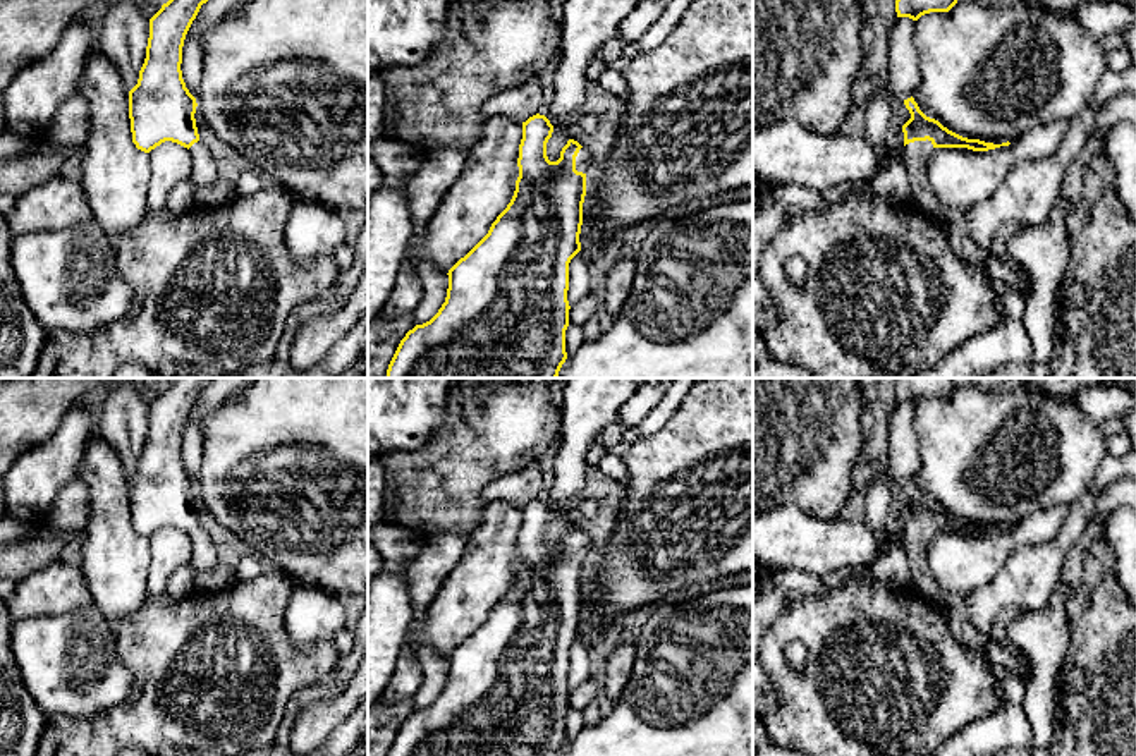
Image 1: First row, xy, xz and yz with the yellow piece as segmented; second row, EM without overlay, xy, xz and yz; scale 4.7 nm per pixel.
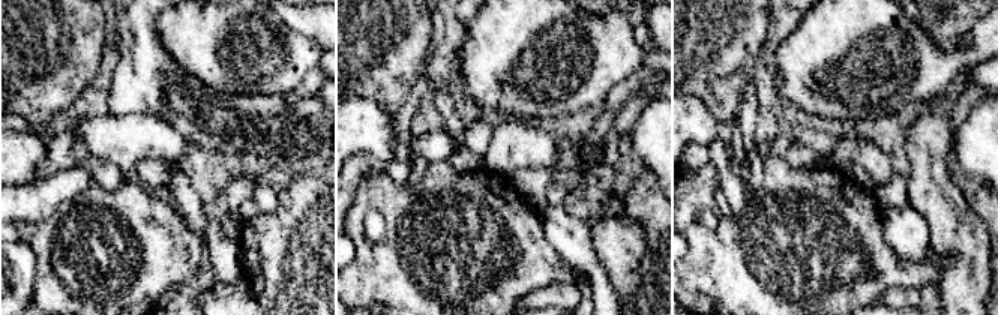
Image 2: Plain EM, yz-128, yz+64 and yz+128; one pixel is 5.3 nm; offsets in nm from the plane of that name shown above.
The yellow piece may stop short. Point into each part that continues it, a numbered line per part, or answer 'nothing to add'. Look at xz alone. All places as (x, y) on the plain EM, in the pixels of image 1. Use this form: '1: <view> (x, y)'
1: xz (583, 545)

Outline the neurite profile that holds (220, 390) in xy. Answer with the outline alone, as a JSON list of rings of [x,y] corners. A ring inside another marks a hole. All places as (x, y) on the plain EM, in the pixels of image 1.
[[[213,378],[211,383],[201,390],[186,419],[180,448],[182,464],[194,483],[203,466],[203,421],[225,402],[244,393],[253,381],[254,378]]]

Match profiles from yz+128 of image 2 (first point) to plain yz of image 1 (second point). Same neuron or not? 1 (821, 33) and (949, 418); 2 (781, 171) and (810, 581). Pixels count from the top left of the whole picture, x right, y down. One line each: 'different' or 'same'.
1: same
2: different

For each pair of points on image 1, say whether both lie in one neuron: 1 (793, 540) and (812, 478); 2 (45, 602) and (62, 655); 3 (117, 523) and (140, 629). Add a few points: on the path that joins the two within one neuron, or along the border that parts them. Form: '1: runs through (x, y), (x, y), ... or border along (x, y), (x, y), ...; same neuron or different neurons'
1: border along (770, 507), (796, 506), (820, 519), (841, 516); different neurons
2: border along (88, 603), (59, 614), (18, 621); different neurons
3: border along (148, 598), (116, 627); different neurons

